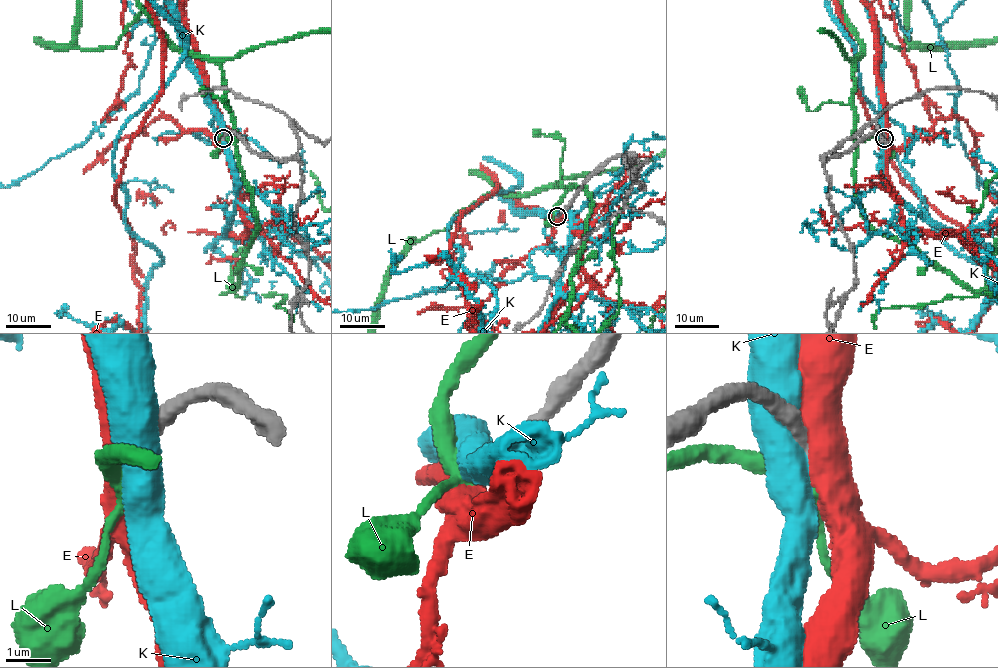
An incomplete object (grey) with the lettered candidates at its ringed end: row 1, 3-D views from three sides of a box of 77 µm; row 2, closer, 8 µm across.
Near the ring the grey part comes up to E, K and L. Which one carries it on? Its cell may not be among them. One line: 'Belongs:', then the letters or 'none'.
Belongs: L

